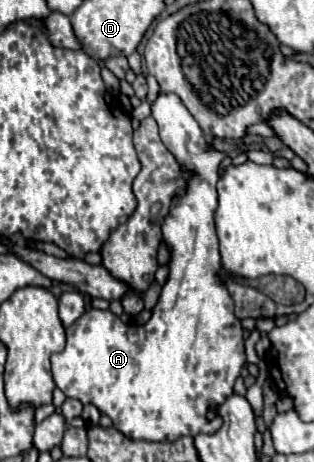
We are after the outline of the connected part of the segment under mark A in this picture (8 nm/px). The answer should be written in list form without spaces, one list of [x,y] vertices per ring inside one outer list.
[[[159,93],[151,103],[151,115],[159,125],[163,143],[177,155],[177,161],[195,171],[189,181],[189,191],[173,201],[173,211],[163,223],[163,237],[171,247],[169,279],[161,289],[159,303],[153,309],[151,319],[143,327],[133,325],[115,325],[119,321],[111,311],[89,309],[73,327],[67,327],[67,345],[61,353],[51,357],[53,381],[67,395],[75,397],[81,403],[93,403],[101,413],[107,413],[113,419],[113,425],[129,435],[131,439],[143,441],[165,441],[177,439],[183,435],[195,437],[197,433],[213,433],[221,427],[221,419],[207,421],[207,409],[223,403],[233,393],[233,383],[245,365],[243,349],[243,327],[241,321],[233,315],[233,301],[221,283],[217,283],[219,263],[219,243],[213,223],[213,211],[217,207],[217,167],[225,153],[209,149],[209,143],[203,137],[193,115],[173,93]]]

